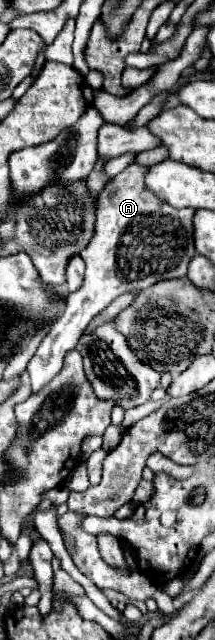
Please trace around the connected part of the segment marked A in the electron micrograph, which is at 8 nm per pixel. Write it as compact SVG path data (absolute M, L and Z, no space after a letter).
M129 164L101 190L95 210L95 232L85 250L81 250L81 258L87 264L85 280L79 290L67 294L65 310L53 322L27 366L33 392L41 390L61 370L65 352L75 348L91 318L105 310L117 296L149 288L159 280L187 276L187 266L195 256L191 222L195 210L177 210L161 202L143 186L143 174L143 166Z

